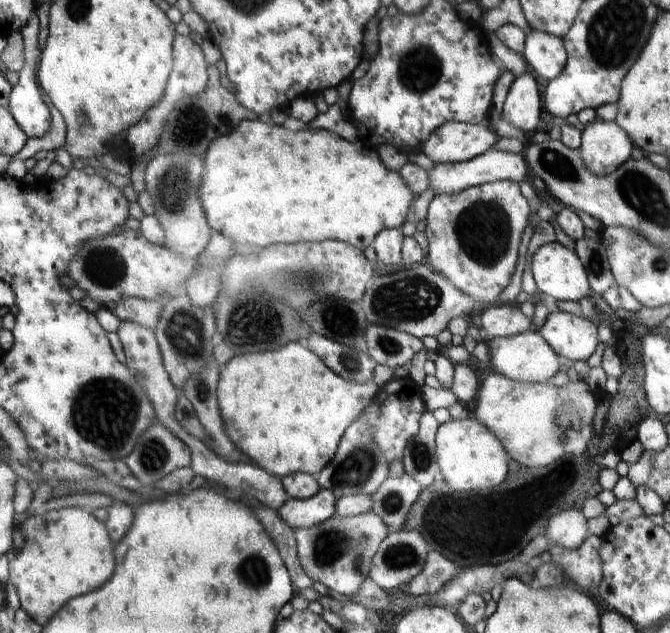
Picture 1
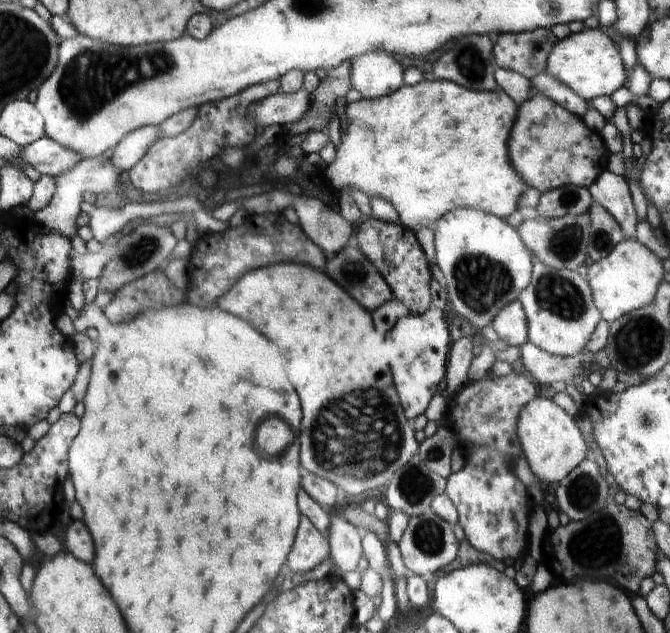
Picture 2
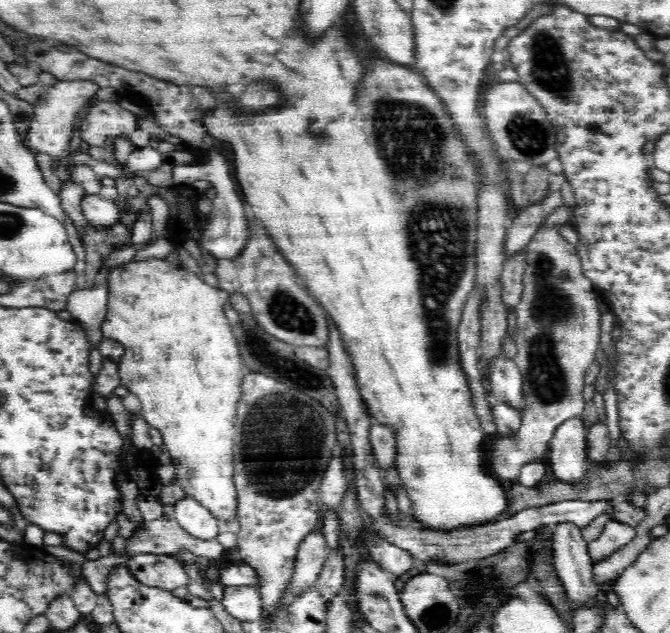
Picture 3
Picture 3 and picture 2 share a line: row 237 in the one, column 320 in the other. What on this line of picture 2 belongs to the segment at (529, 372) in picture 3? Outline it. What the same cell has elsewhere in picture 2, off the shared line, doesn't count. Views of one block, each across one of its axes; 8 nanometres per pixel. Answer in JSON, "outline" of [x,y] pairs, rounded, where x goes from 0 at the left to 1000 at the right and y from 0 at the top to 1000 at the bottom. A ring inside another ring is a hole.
{"outline":[[[457,815],[448,825],[446,842],[442,844],[442,869],[436,869],[436,882],[430,882],[430,894],[445,907],[460,904],[493,878],[493,853],[481,844]]]}

